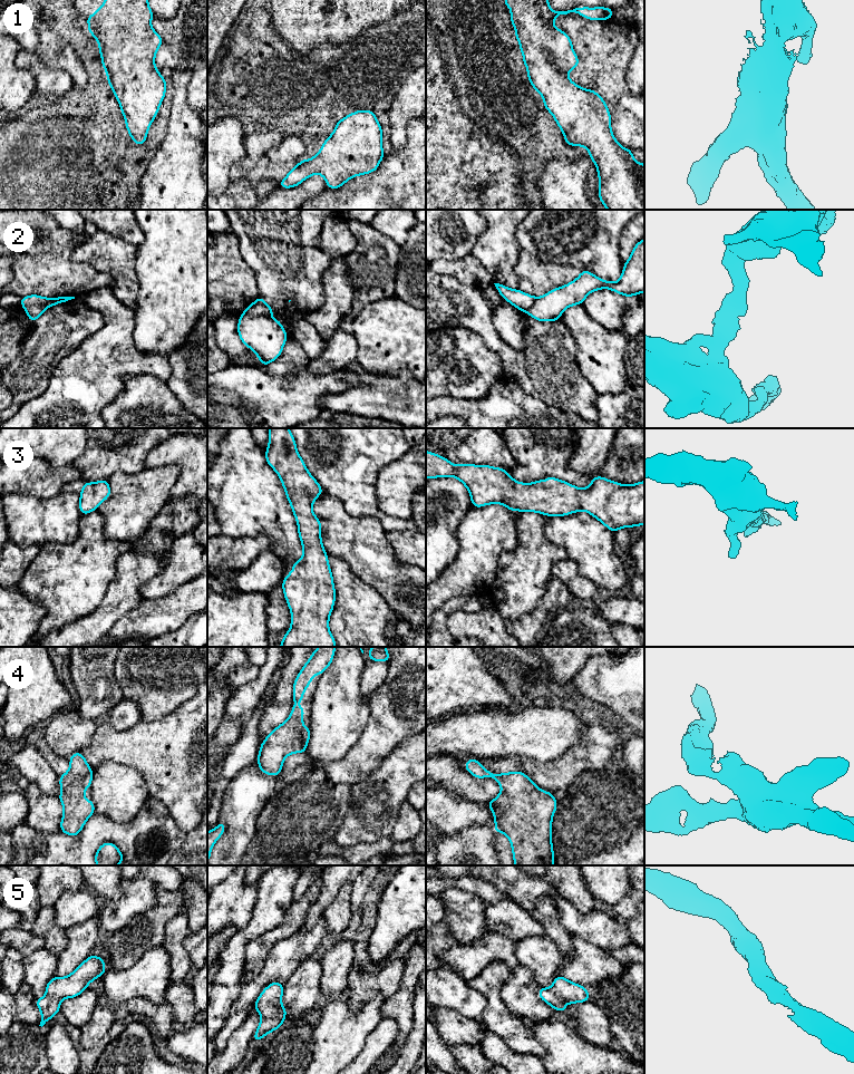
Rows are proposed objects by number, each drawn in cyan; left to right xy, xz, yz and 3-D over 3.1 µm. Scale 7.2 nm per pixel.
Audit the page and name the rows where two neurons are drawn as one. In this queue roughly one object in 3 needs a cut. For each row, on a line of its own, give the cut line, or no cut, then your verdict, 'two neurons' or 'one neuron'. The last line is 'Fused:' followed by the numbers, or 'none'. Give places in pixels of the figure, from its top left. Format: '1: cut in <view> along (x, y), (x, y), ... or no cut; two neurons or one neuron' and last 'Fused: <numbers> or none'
1: no cut; one neuron
2: cut in xz along (269, 316), (241, 317); two neurons
3: no cut; one neuron
4: no cut; one neuron
5: no cut; one neuron
Fused: 2

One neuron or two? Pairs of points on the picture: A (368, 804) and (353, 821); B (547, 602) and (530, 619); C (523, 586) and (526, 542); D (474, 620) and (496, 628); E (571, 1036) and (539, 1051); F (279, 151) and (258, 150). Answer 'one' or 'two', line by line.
A: one
B: one
C: one
D: one
E: two
F: two

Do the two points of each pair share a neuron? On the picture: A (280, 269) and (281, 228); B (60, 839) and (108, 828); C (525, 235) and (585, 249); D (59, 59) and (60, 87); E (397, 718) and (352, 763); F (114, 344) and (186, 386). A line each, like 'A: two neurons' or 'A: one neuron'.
A: one neuron
B: one neuron
C: one neuron
D: two neurons
E: one neuron
F: two neurons

